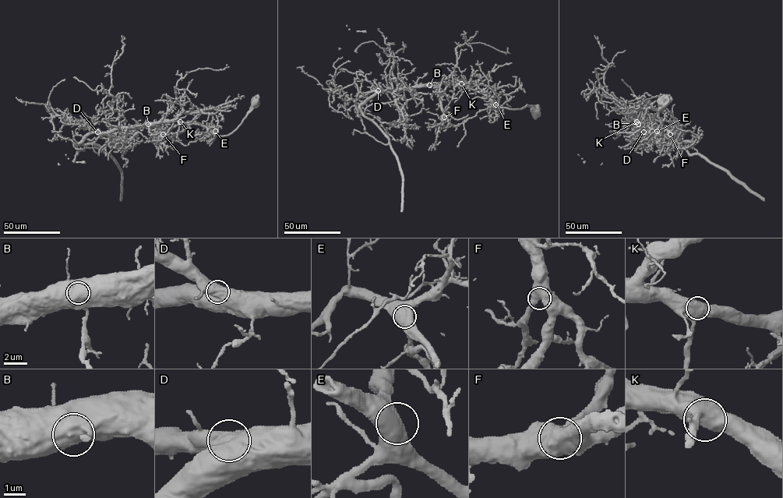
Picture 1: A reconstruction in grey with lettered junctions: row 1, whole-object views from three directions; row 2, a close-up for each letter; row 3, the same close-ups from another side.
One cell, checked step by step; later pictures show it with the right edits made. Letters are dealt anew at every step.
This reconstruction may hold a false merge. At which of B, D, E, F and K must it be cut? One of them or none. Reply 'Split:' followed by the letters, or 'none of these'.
Split: none of these

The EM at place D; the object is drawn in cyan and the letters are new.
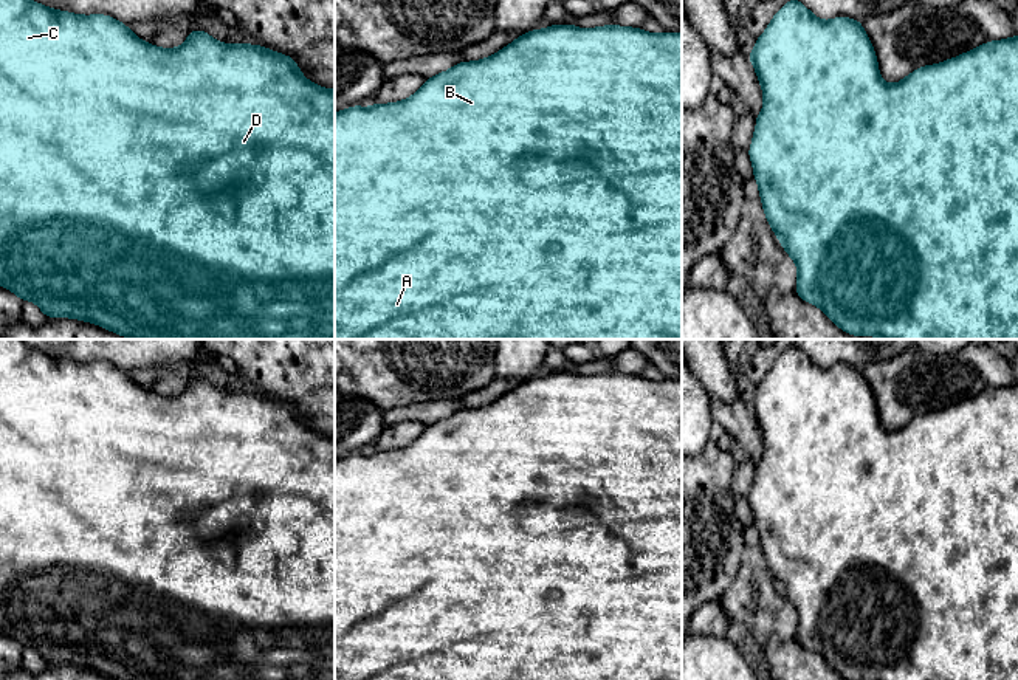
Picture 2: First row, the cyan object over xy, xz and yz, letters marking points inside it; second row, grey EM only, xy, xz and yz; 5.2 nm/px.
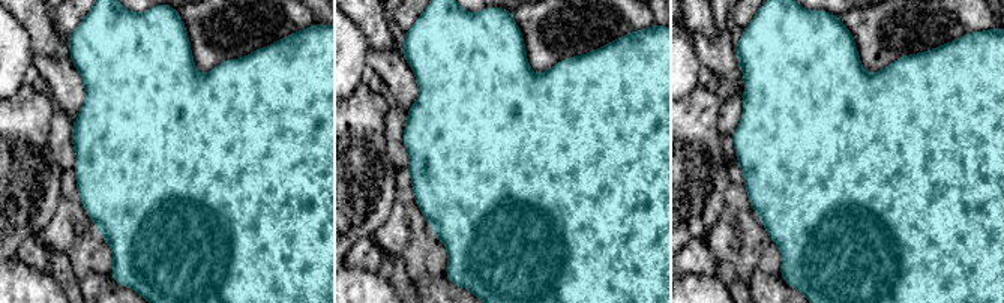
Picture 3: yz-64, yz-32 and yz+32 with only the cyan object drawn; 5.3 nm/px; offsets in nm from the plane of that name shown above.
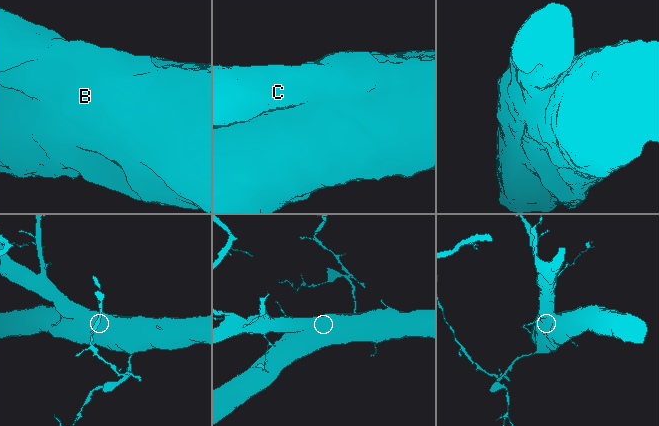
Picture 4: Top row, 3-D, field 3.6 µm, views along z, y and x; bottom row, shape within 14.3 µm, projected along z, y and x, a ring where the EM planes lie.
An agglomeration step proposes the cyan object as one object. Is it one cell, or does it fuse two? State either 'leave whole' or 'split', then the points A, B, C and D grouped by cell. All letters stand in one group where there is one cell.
leave whole; A B C D

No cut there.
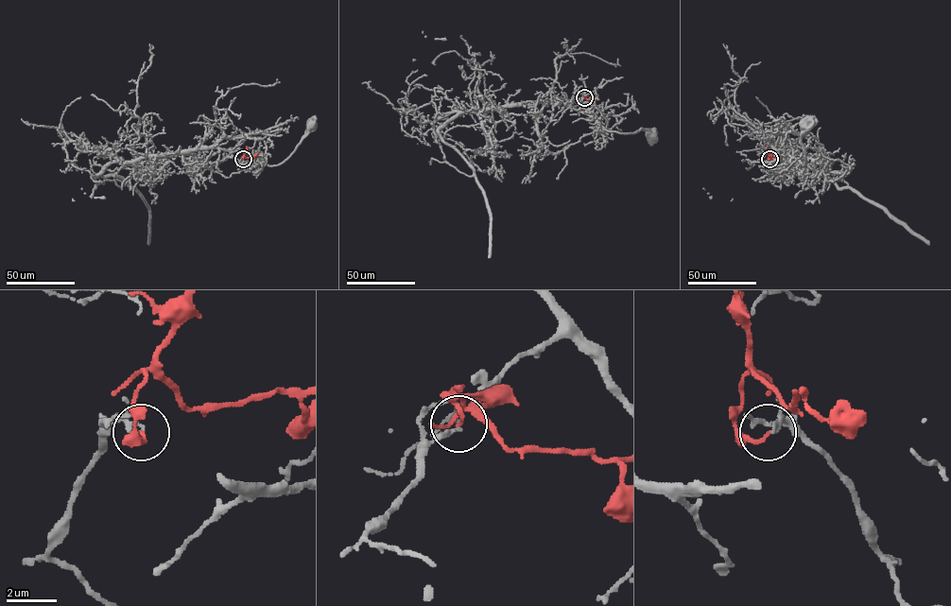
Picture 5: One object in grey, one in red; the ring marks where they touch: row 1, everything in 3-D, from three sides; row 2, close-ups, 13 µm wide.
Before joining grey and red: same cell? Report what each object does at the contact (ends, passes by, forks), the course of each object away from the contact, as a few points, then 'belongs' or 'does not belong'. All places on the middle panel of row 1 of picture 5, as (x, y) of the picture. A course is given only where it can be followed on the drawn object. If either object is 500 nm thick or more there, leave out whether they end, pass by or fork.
grey ends | red ends | grey via (583, 98), (579, 104), (592, 112), (608, 130), (634, 133), (648, 129), (652, 133) | red via (583, 97), (598, 98) | belongs

